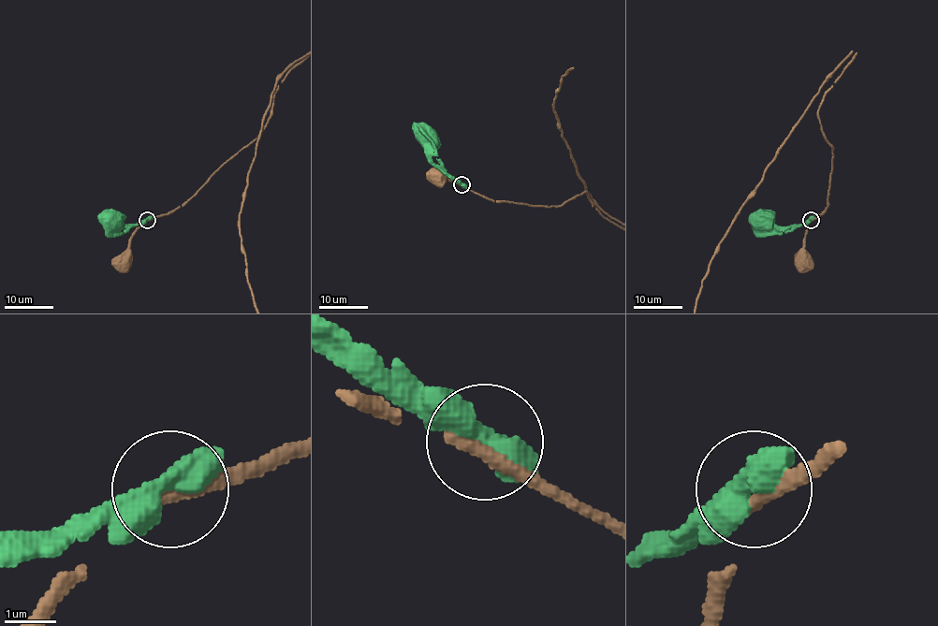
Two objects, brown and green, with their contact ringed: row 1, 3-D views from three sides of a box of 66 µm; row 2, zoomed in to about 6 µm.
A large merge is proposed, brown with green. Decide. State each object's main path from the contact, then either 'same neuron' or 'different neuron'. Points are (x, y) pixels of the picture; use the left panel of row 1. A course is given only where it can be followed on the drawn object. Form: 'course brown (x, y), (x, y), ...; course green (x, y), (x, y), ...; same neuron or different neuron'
course brown (147, 221), (131, 239), (129, 252), (123, 263); course green (147, 219), (112, 226), (110, 221); different neuron

